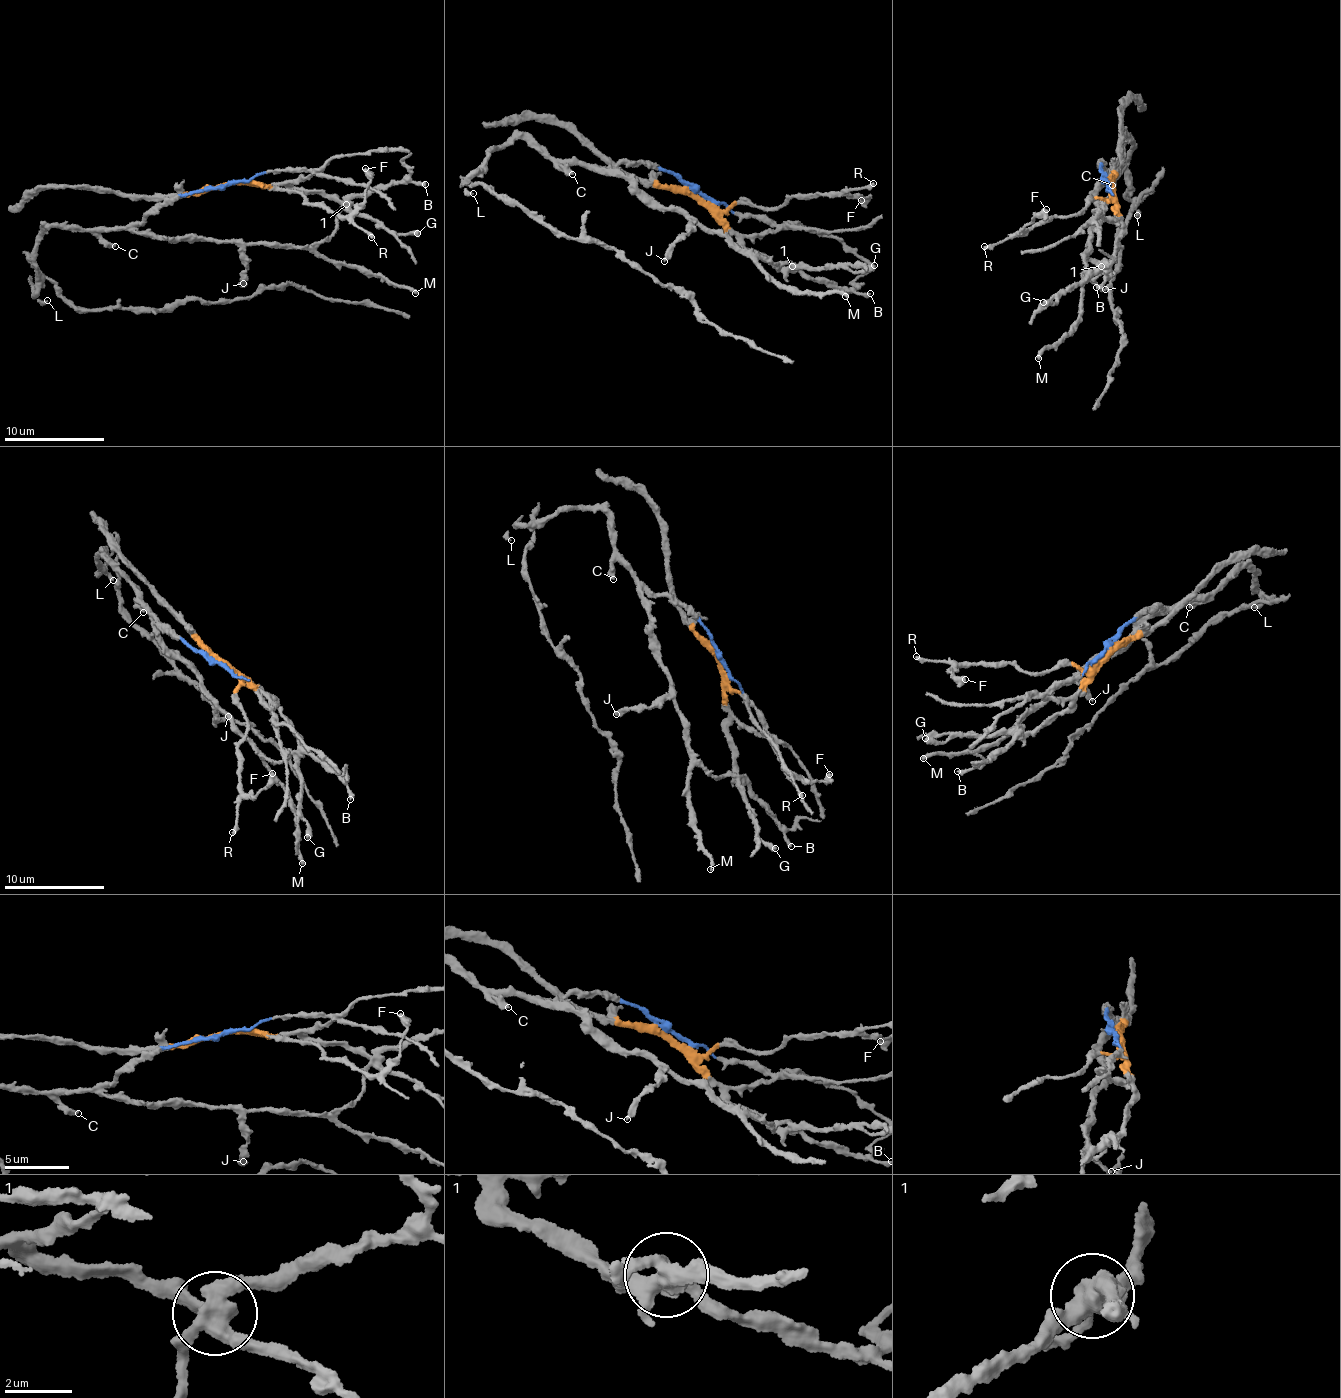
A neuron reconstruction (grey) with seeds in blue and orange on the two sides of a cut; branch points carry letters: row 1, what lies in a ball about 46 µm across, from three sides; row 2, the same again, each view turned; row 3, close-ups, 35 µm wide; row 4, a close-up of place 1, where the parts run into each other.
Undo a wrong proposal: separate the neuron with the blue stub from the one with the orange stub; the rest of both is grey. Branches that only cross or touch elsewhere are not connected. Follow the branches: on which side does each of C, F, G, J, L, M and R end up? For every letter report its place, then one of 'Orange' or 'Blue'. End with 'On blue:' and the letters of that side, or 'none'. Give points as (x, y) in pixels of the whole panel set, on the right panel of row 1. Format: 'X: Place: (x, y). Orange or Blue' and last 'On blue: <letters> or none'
C: Place: (1112, 185). Blue
F: Place: (1046, 209). Orange
G: Place: (1043, 302). Orange
J: Place: (1105, 289). Blue
L: Place: (1137, 215). Blue
M: Place: (1038, 358). Blue
R: Place: (984, 246). Orange
On blue: C, J, L, M

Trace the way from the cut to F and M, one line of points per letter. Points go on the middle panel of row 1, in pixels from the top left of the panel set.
F: (697, 195), (728, 211), (748, 202), (776, 209), (794, 196), (860, 195), (864, 199), (861, 200)
M: (695, 194), (679, 177), (639, 163), (613, 169), (660, 204), (683, 210), (736, 243), (778, 282), (846, 296)

